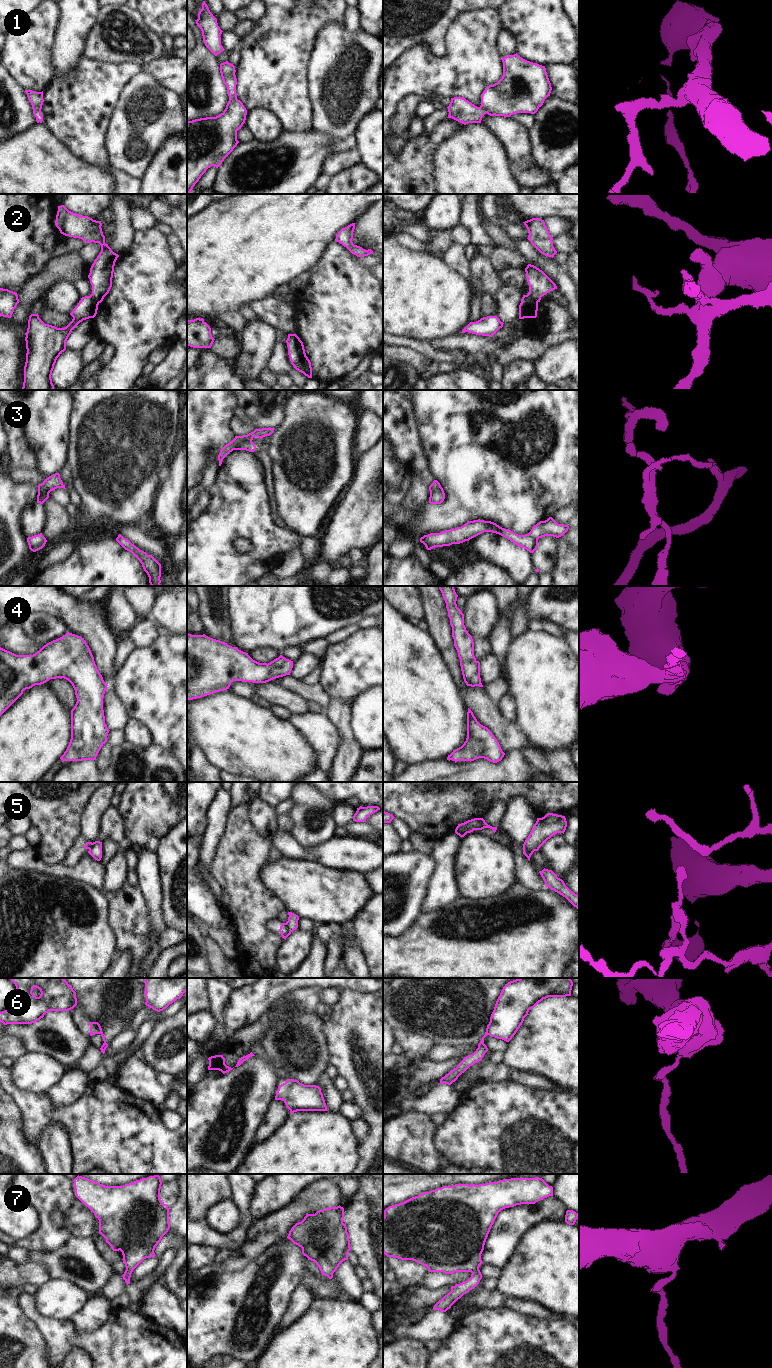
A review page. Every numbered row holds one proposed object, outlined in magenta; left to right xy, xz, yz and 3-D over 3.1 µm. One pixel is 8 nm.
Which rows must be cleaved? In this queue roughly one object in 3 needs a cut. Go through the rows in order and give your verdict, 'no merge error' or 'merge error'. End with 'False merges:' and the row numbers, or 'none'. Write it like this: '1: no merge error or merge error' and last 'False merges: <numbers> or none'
1: no merge error
2: merge error
3: merge error
4: no merge error
5: merge error
6: merge error
7: no merge error
False merges: 2, 3, 5, 6

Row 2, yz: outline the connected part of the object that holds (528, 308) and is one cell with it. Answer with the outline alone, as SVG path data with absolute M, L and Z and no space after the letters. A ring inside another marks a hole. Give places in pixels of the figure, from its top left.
M523 295L519 305L519 319L536 318L538 302L532 297Z

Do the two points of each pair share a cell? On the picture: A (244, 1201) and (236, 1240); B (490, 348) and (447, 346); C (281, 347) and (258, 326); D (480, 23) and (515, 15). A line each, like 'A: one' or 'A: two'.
A: one
B: one
C: two
D: two

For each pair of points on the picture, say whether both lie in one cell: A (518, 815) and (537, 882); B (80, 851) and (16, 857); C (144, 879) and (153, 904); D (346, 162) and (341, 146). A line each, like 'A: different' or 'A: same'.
A: same
B: different
C: same
D: different

